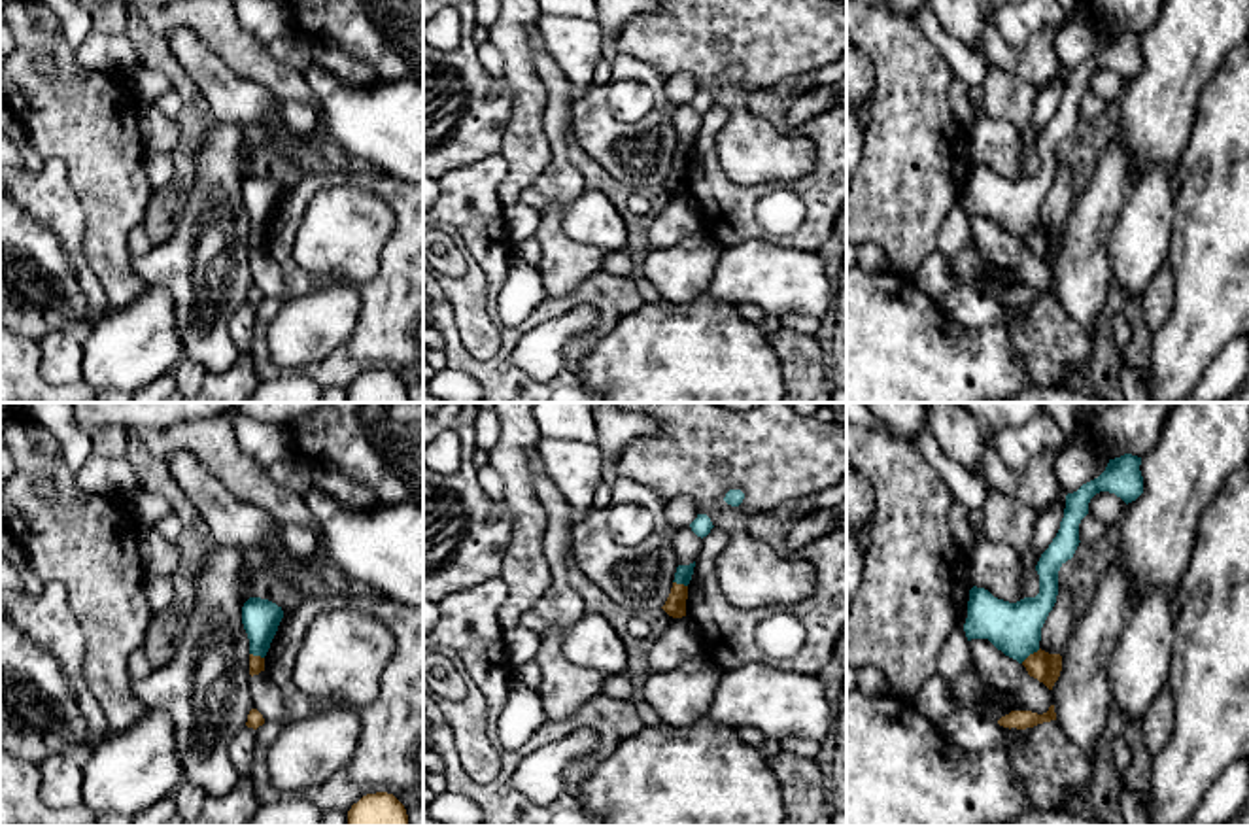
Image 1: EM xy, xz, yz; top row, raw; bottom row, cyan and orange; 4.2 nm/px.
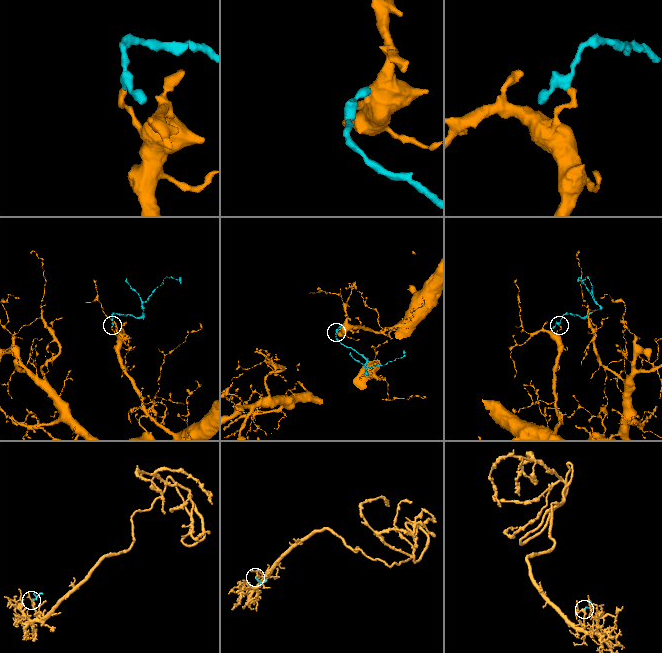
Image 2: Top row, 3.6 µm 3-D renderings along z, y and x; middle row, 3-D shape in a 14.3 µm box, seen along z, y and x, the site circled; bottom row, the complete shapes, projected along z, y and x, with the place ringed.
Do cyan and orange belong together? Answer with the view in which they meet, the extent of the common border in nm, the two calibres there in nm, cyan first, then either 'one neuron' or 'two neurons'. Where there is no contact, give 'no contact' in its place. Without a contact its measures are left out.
yz | 110 nm | 220/120 nm | two neurons

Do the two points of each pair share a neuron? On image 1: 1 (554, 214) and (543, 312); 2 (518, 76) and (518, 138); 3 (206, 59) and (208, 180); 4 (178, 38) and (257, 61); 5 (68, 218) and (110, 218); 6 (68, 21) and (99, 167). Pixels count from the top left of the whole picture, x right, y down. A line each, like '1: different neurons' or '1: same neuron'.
1: different neurons
2: same neuron
3: different neurons
4: different neurons
5: different neurons
6: different neurons

